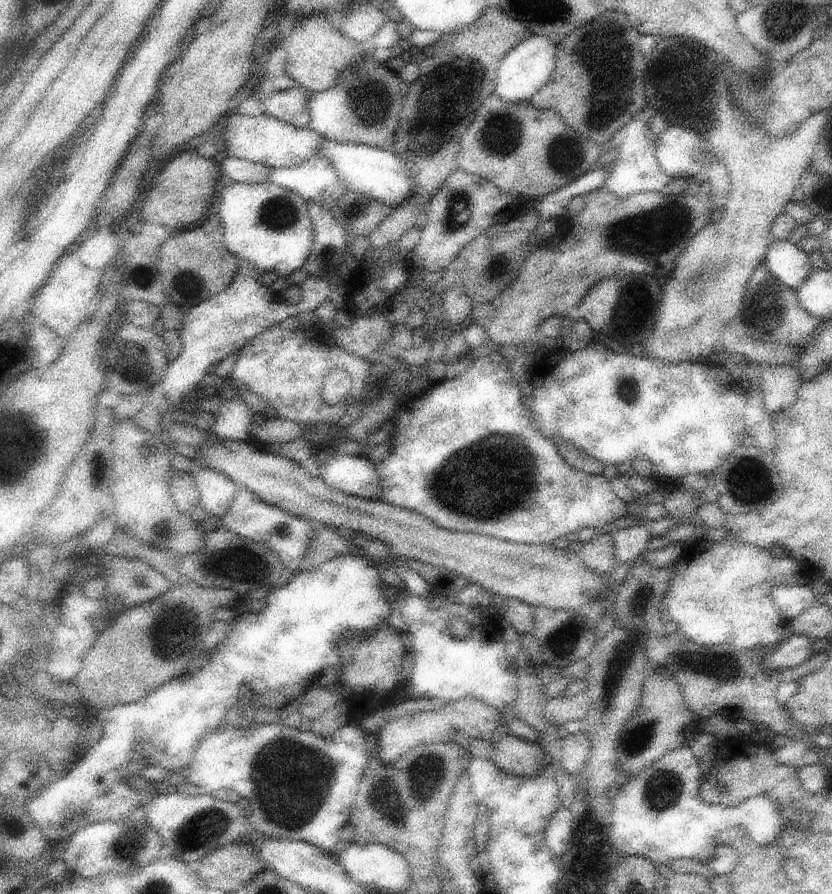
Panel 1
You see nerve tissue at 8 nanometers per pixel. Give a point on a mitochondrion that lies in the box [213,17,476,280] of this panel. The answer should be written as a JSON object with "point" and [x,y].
{"point":[281,213]}

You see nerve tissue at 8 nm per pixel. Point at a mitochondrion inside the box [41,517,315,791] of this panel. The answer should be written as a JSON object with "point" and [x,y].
{"point":[244,564]}

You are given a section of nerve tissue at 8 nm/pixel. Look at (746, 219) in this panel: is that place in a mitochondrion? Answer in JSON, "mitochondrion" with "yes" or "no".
{"mitochondrion":"no"}

